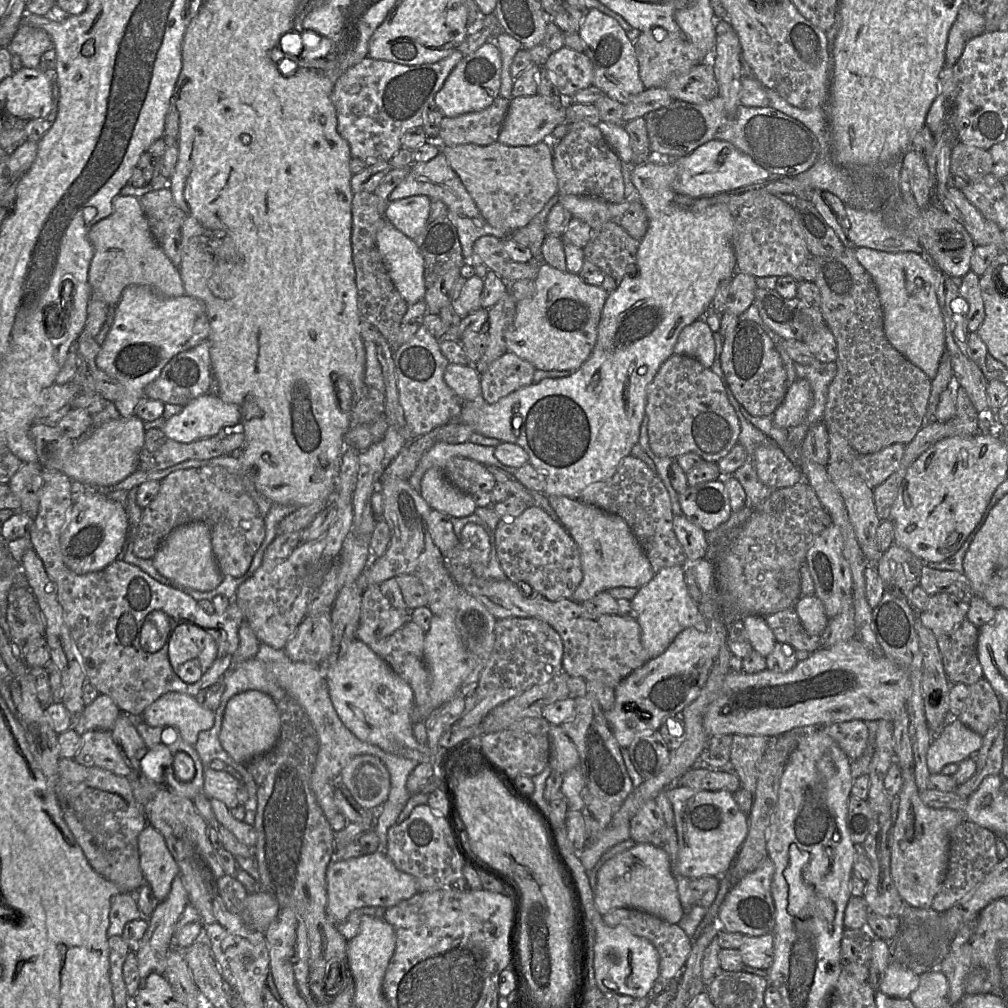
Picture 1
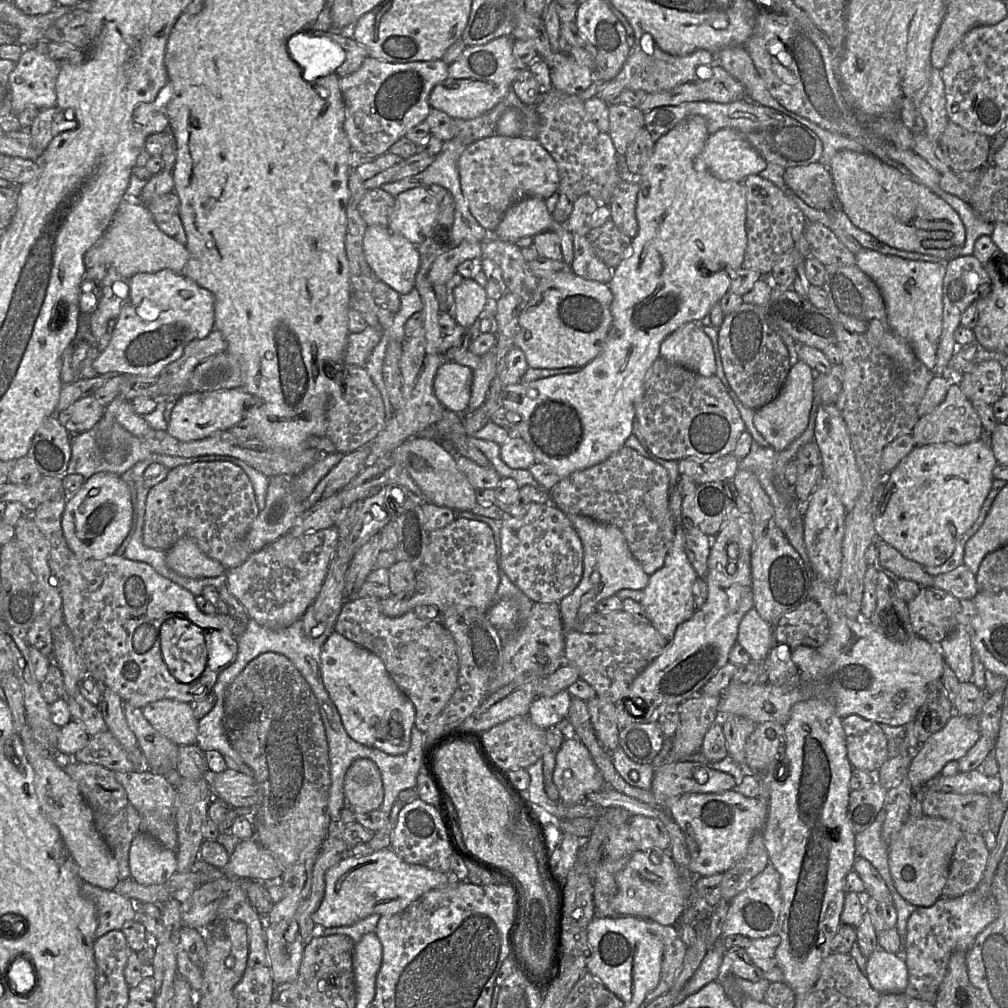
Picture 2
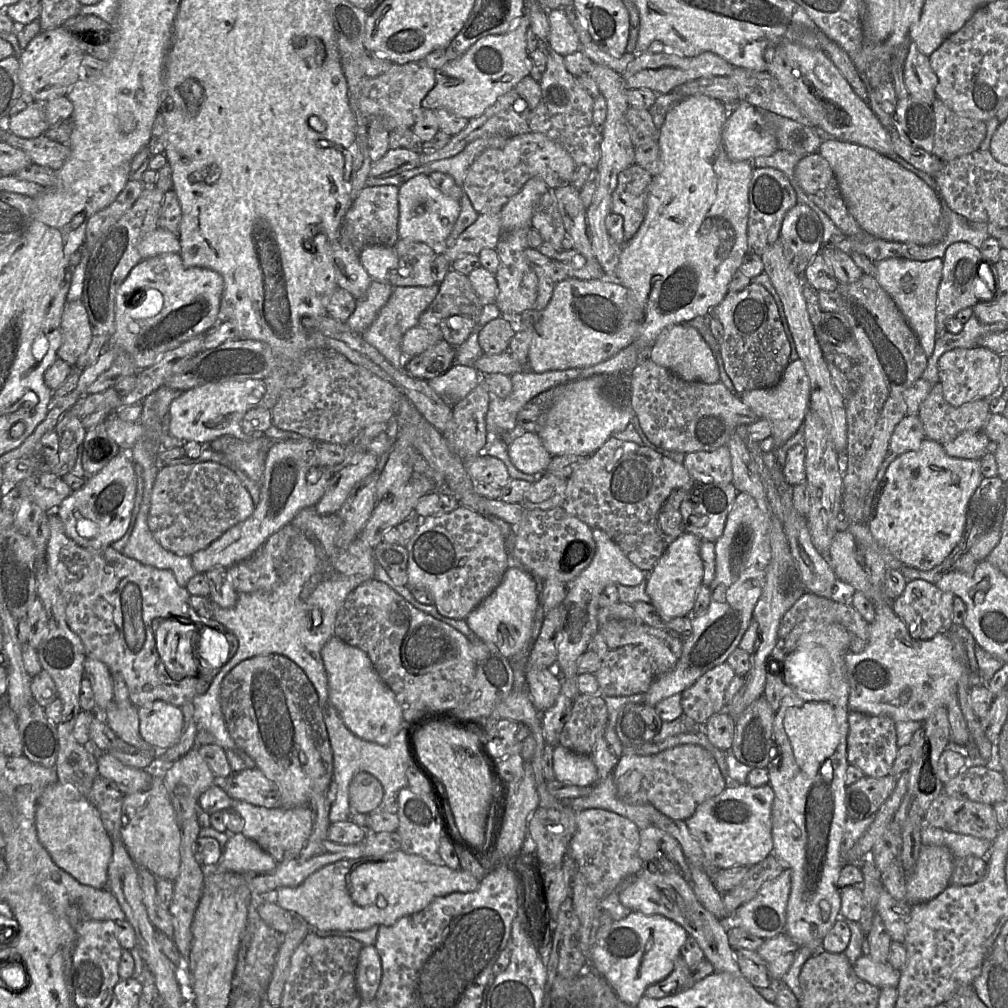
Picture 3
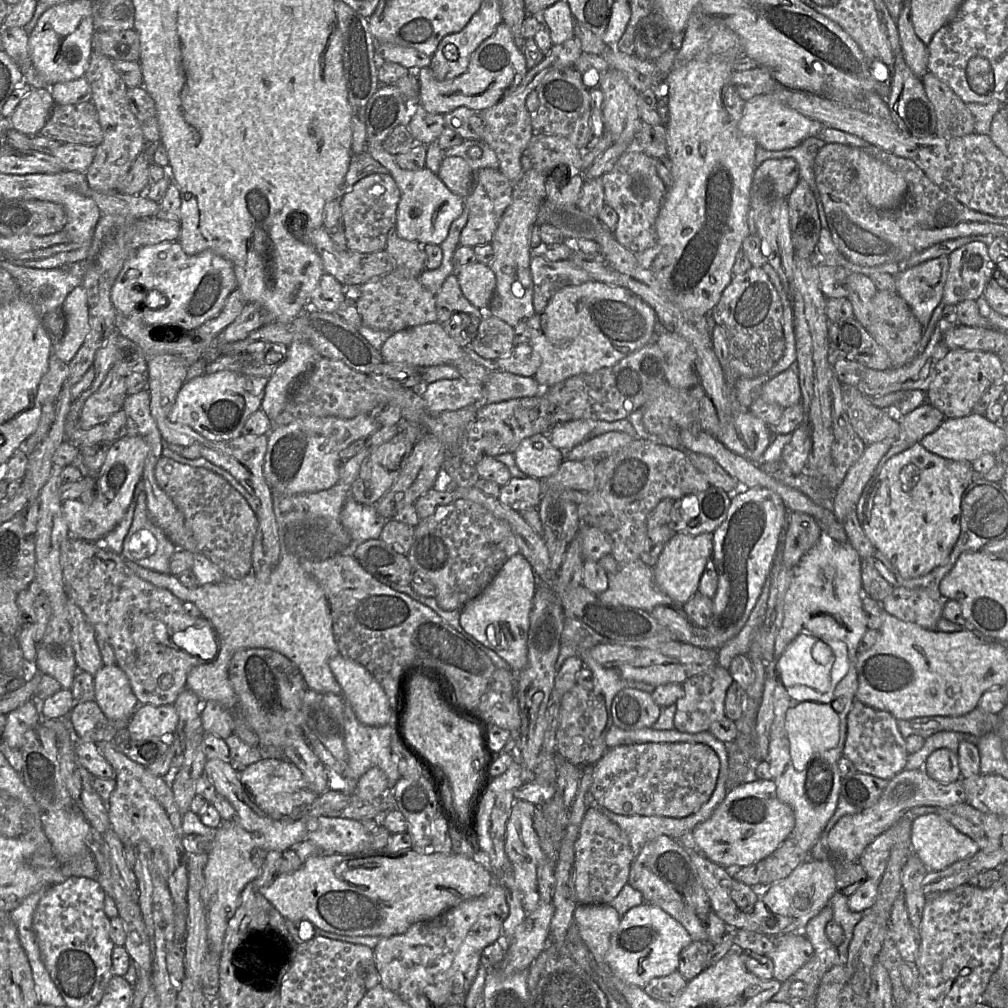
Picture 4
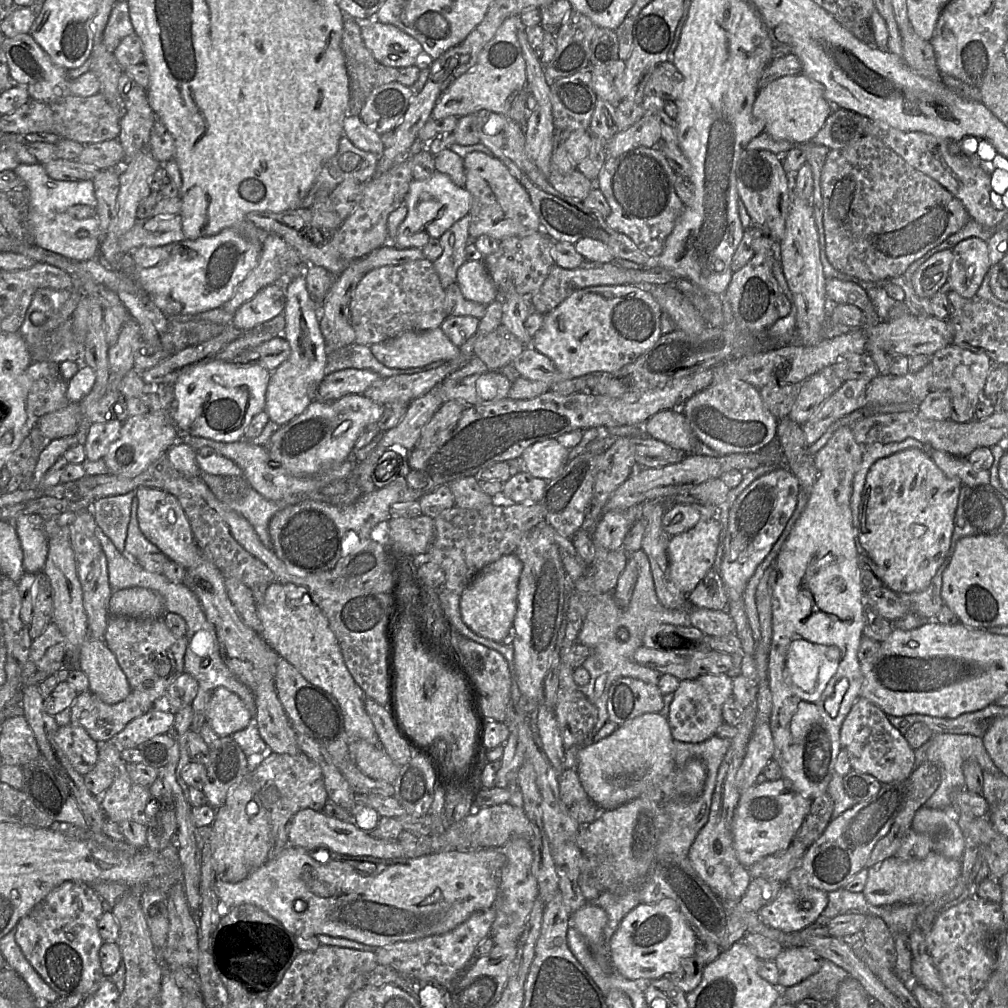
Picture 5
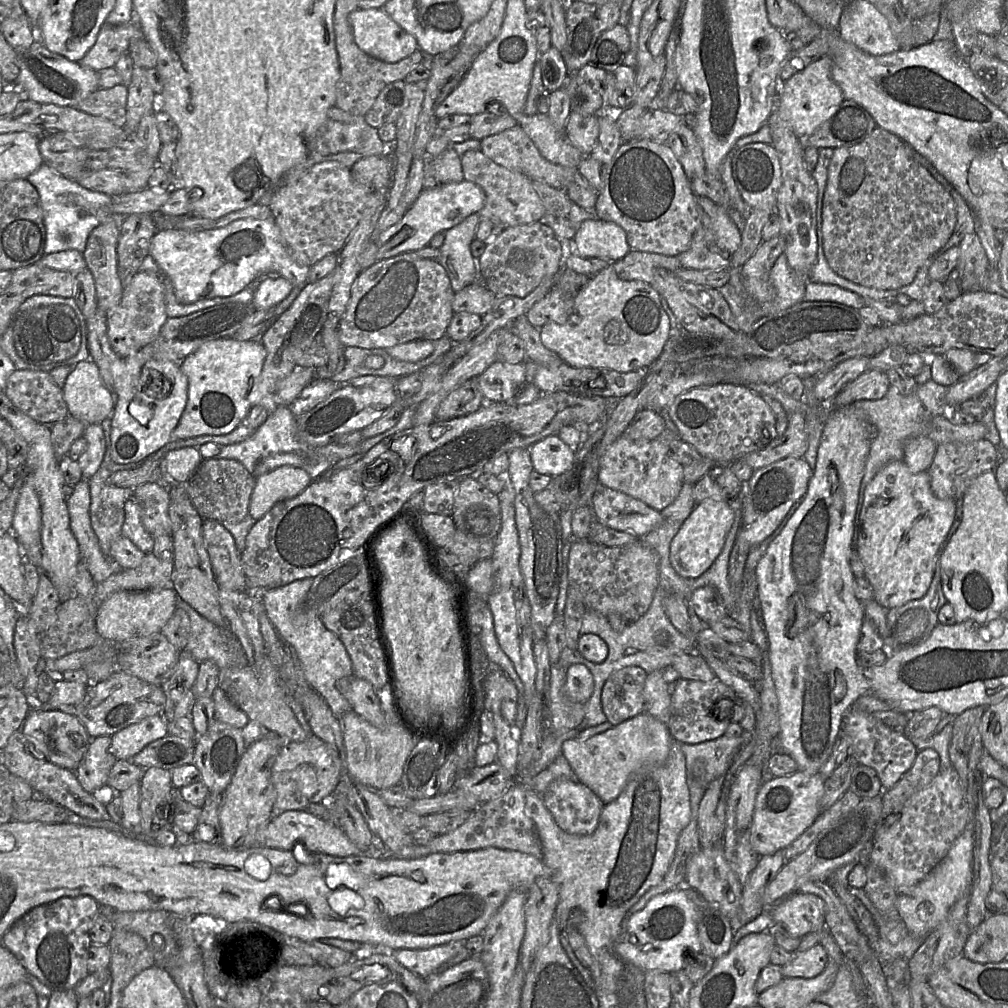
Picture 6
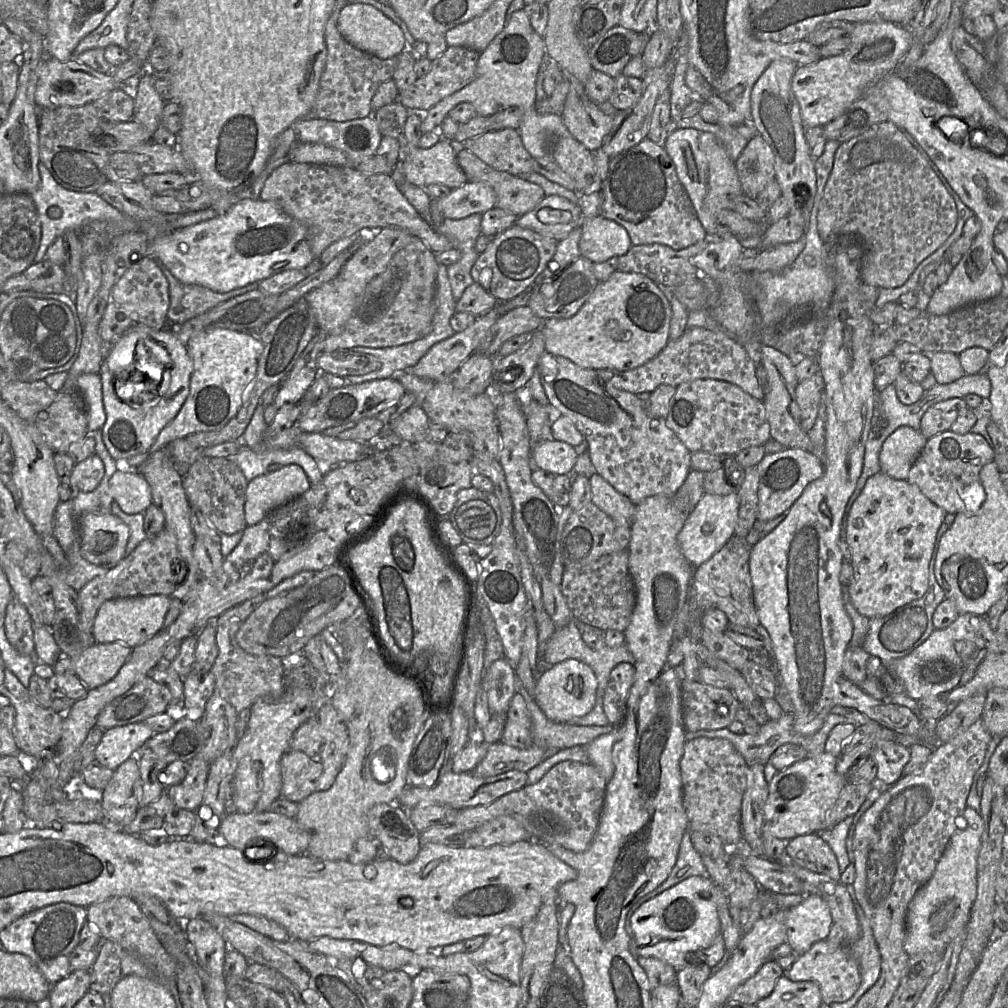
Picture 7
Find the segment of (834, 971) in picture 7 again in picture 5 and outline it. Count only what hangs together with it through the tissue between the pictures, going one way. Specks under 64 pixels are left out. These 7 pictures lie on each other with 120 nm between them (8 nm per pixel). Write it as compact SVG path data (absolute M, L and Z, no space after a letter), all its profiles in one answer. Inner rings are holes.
M784 947L774 962L778 968L778 986L794 986L815 974L822 958L808 947Z

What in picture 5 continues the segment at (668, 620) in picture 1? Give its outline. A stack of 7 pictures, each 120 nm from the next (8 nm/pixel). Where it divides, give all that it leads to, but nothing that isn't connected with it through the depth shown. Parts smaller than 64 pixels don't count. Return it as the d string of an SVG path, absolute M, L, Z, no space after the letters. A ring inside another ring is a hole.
M711 518L701 520L686 532L671 536L667 548L670 576L675 585L686 595L713 567L722 529L723 525L719 518Z

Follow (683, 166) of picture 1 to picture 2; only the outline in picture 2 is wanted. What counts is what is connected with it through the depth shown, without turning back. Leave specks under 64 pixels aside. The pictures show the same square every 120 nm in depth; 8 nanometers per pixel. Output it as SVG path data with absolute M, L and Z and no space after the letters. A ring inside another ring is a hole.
M731 128L720 129L708 137L700 160L722 181L743 182L749 175L759 175L767 166L762 156Z

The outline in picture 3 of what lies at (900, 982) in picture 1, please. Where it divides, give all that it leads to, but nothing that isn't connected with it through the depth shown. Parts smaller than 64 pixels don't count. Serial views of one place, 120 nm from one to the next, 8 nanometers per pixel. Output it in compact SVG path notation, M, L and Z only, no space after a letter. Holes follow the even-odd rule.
M866 952L852 965L855 974L863 981L879 989L884 987L897 988L900 971L889 963L877 963L871 960Z

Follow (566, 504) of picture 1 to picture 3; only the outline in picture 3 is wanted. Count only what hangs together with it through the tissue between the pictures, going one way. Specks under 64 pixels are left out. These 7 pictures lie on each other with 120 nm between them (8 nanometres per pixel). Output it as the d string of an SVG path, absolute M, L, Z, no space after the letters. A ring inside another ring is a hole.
M601 529L592 531L596 544L595 555L581 573L567 584L563 600L562 622L557 635L556 670L559 677L574 678L577 674L577 661L598 631L599 595L607 585L637 586L647 580L645 571L635 566L621 548Z

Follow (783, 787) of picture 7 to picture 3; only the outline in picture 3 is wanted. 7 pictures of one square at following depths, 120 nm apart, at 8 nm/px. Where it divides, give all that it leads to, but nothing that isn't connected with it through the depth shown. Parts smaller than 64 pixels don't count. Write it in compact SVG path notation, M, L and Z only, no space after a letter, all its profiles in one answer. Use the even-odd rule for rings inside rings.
M730 784L725 790L701 803L685 822L692 836L699 842L708 861L717 869L734 866L751 867L773 854L771 809L774 792L769 784L752 787L747 784Z

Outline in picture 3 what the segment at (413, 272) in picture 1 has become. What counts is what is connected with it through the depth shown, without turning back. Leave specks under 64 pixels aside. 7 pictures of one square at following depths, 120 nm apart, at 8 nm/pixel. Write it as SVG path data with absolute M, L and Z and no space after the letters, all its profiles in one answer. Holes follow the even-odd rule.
M366 246L359 252L360 263L372 281L387 282L389 274L399 265L394 247Z

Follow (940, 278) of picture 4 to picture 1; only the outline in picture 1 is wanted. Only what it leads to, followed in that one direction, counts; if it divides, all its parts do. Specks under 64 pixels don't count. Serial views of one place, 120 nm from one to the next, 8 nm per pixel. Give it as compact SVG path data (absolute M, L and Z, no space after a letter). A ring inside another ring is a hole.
M864 247L854 249L857 261L871 275L878 290L885 337L933 380L946 349L945 324L937 298L940 269L915 252L890 253Z

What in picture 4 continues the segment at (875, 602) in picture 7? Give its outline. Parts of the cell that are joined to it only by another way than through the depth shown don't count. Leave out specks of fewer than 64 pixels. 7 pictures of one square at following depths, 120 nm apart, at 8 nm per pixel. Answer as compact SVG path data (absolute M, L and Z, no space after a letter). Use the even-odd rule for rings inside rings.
M920 443L890 458L880 473L865 486L857 503L857 518L877 551L882 553L903 578L923 576L945 564L960 535L961 498L974 479L971 463L938 456Z

